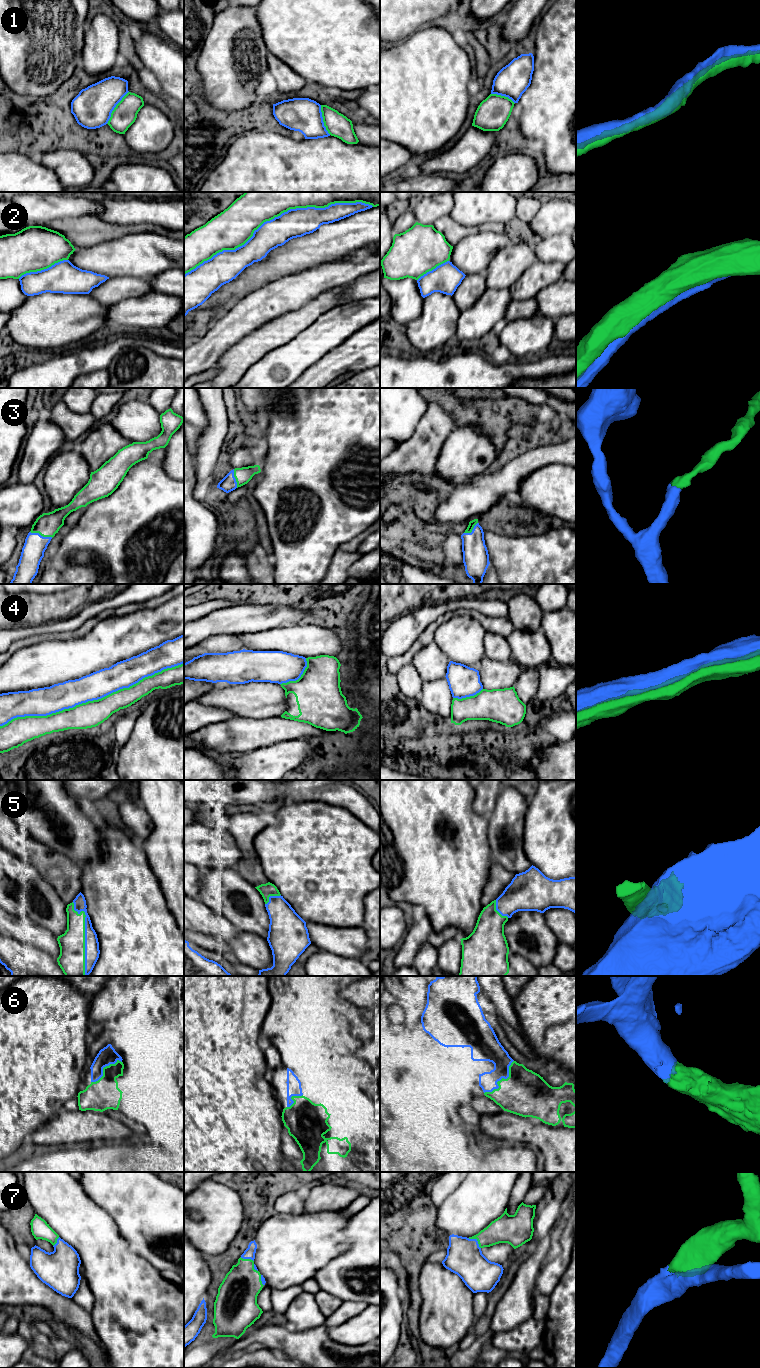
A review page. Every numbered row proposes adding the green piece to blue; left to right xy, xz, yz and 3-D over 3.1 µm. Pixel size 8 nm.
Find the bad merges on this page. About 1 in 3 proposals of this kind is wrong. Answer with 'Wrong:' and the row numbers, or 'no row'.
Wrong: 1, 2, 4

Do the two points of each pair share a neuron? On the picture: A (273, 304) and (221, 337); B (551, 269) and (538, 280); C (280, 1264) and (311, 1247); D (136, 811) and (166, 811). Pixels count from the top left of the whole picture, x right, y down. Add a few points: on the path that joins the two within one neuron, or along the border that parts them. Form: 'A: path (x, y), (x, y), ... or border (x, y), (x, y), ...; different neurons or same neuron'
A: path (260, 307), (234, 325); same neuron
B: path (548, 272), (541, 278); same neuron
C: path (288, 1256), (297, 1247), (303, 1247); same neuron
D: border (140, 803), (152, 823), (150, 834); different neurons

